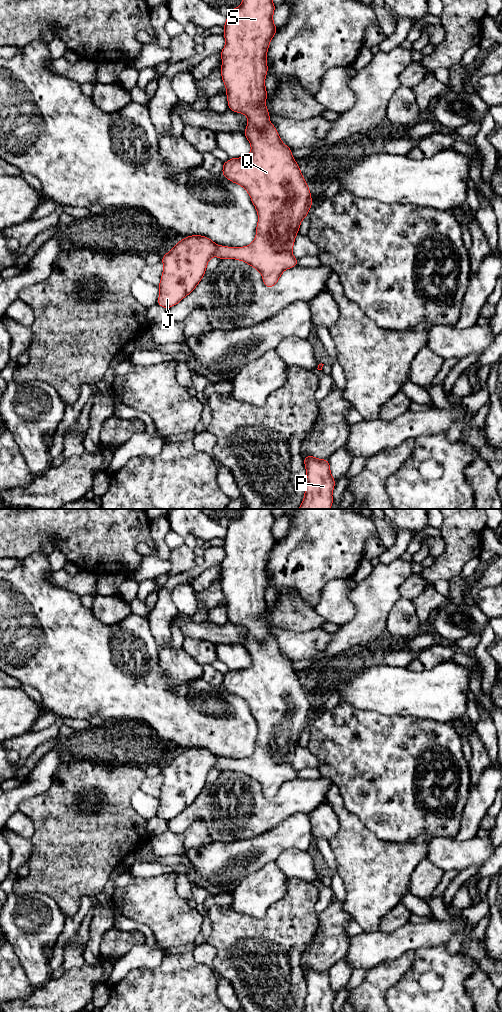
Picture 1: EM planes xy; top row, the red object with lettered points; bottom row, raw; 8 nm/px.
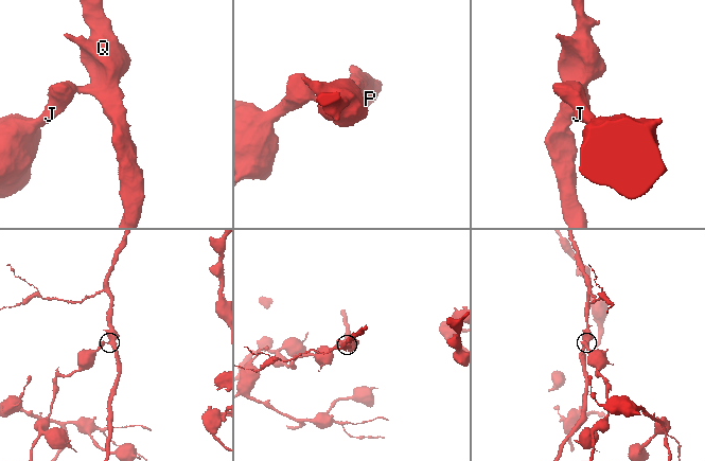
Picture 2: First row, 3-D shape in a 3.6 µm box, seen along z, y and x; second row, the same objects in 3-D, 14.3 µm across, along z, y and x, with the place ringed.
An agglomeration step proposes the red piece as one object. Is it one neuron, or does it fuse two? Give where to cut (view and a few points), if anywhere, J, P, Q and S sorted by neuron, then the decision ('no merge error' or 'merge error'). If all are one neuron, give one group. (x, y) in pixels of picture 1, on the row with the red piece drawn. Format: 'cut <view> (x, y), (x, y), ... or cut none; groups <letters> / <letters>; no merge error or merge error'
cut xy (218, 246), (214, 255); groups J / P Q S; merge error

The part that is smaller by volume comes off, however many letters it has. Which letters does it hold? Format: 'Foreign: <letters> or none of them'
Foreign: P, Q, S

